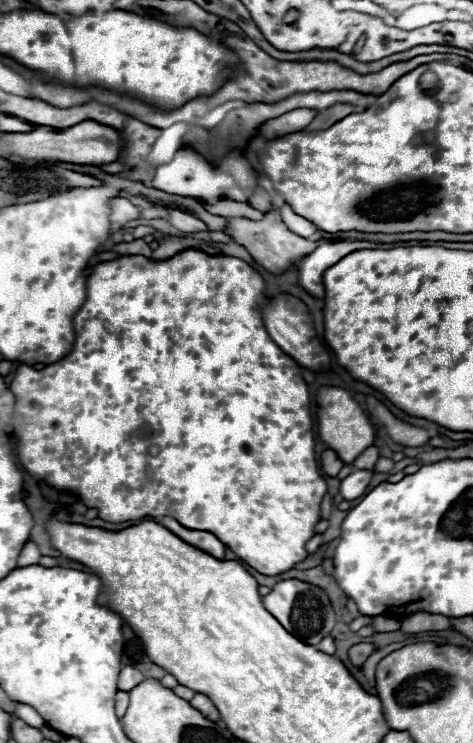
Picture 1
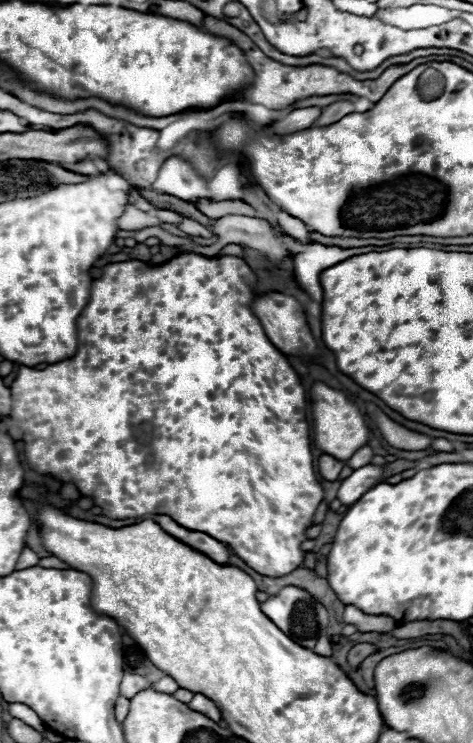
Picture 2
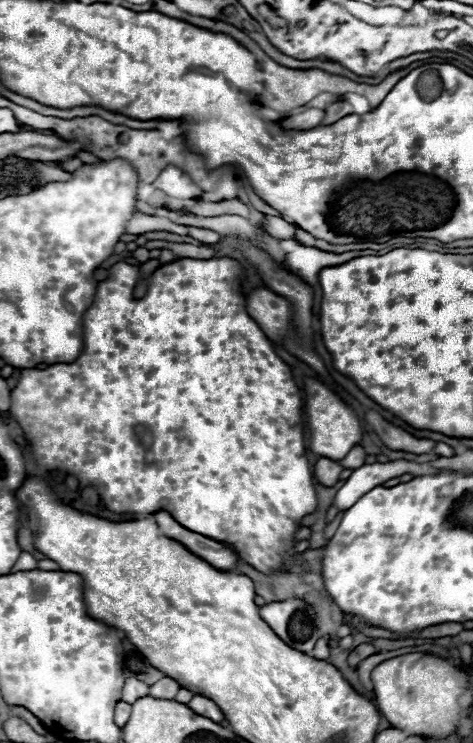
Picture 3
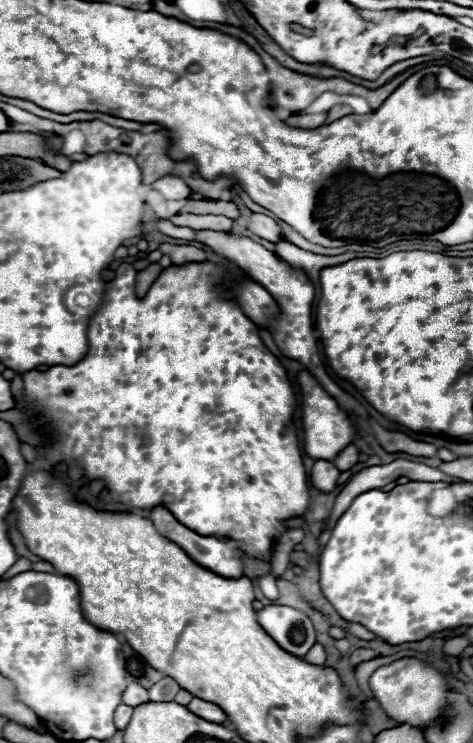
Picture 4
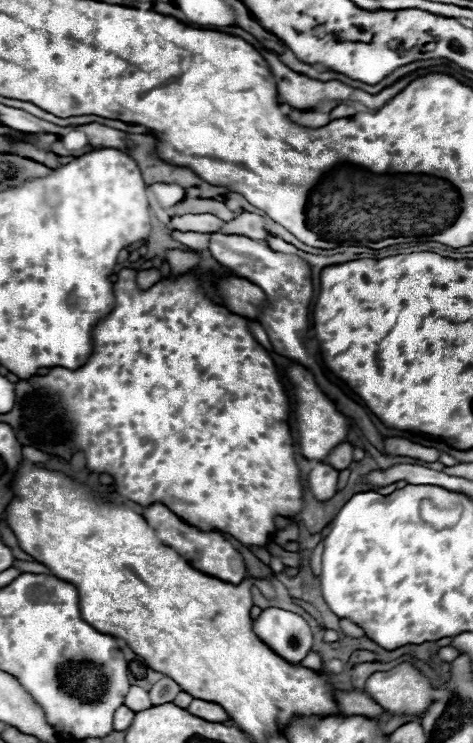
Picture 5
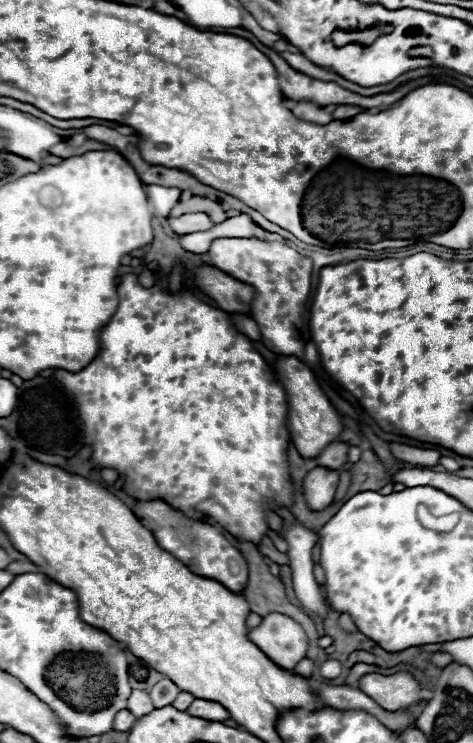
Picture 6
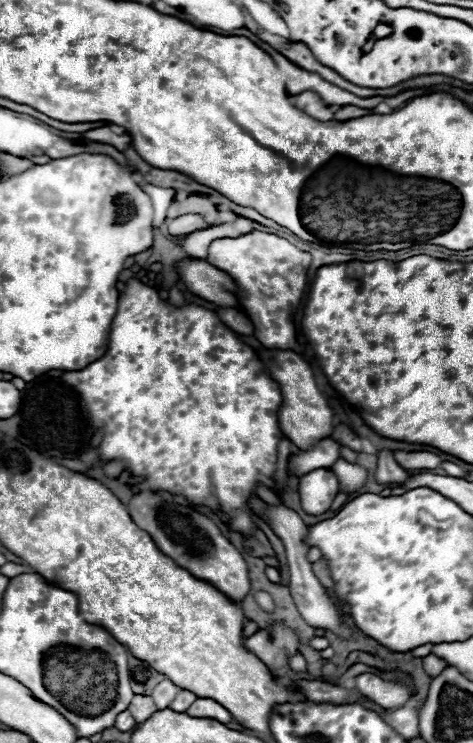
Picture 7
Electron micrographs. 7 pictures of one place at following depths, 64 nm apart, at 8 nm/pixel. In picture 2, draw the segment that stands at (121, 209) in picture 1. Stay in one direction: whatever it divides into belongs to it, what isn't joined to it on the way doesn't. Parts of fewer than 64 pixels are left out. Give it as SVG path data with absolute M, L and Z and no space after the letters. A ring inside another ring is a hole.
M124 206L124 212L122 216L118 218L118 226L122 230L140 230L140 228L148 228L148 226L156 226L160 224L162 220L154 218L154 216L148 216L146 212L134 208L134 206Z

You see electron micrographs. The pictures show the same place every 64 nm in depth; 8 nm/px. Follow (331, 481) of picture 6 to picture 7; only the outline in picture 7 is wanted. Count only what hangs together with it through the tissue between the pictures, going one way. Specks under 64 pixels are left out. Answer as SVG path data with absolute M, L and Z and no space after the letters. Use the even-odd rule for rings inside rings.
M316 468L300 478L300 500L308 514L322 514L330 510L338 494L338 476L328 468Z

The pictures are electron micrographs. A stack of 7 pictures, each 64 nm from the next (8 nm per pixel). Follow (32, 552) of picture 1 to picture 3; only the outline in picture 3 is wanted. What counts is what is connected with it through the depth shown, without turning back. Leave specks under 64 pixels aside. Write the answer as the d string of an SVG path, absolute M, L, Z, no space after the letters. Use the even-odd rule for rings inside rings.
M22 552L18 562L12 566L12 572L20 572L20 570L34 570L38 564L38 560L30 554L30 552Z

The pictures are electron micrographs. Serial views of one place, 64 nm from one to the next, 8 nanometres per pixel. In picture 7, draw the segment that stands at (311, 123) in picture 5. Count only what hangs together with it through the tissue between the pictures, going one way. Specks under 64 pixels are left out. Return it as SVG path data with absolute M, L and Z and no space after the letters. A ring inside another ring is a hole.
M302 92L302 94L298 94L298 96L290 96L288 102L290 102L292 106L296 106L298 110L306 112L308 116L312 116L314 120L320 120L320 122L334 120L332 110L330 110L314 92Z

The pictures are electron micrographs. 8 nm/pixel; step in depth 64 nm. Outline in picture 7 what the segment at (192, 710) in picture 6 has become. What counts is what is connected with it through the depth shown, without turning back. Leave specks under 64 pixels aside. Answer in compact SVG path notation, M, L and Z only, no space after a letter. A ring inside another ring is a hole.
M198 698L198 700L186 710L186 714L194 716L194 718L218 720L218 722L222 722L222 724L228 724L228 722L232 720L230 712L228 712L224 706L220 706L218 702L210 700L210 698Z

